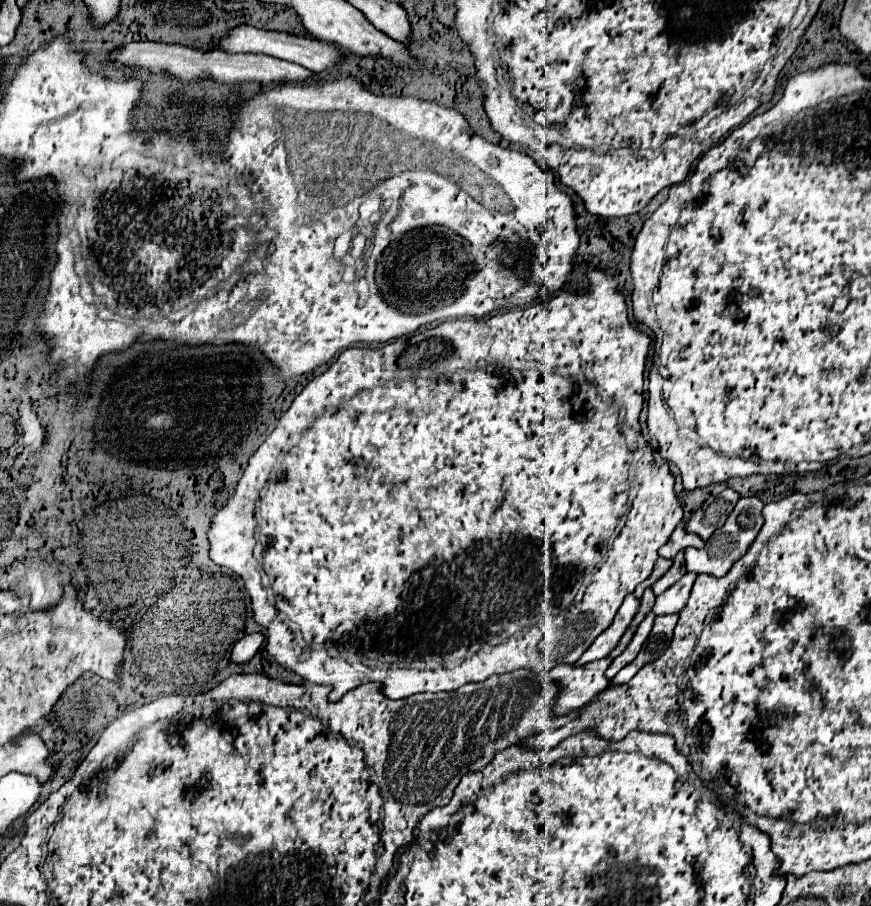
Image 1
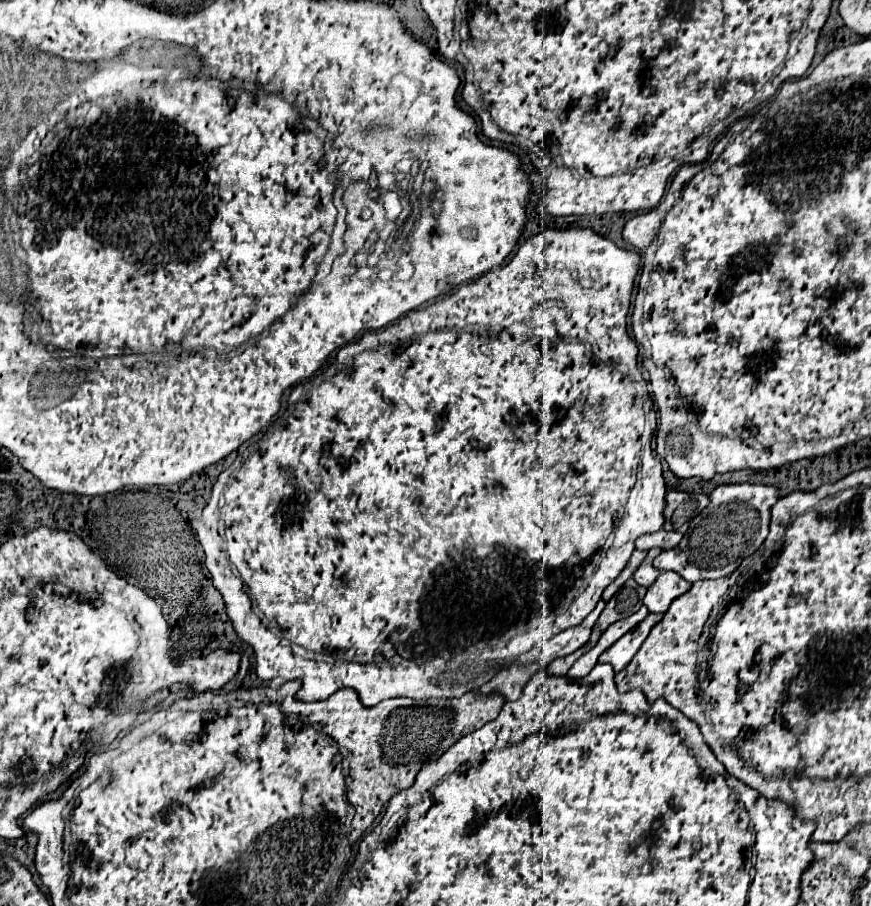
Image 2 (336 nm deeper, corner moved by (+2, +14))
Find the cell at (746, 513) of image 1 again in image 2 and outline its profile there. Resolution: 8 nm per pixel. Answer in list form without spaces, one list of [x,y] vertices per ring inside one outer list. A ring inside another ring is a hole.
[[[723,484],[713,490],[709,500],[709,506],[693,518],[691,530],[685,532],[683,540],[653,560],[655,568],[675,570],[687,582],[715,580],[731,574],[743,558],[763,544],[769,532],[769,510],[779,500],[779,494],[777,488],[763,484]]]

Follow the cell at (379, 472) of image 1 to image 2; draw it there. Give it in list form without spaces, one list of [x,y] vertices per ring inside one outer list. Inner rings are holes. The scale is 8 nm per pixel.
[[[589,228],[543,230],[537,236],[527,238],[519,246],[519,250],[515,252],[515,256],[505,266],[499,266],[499,268],[483,274],[477,282],[471,282],[471,284],[461,286],[455,294],[451,294],[445,300],[439,300],[433,306],[427,306],[425,310],[409,312],[405,318],[401,318],[395,324],[385,326],[379,332],[363,334],[357,342],[351,342],[349,346],[343,346],[343,350],[353,350],[353,354],[349,354],[349,358],[345,358],[345,362],[331,362],[321,372],[321,378],[317,374],[317,376],[313,376],[313,378],[309,378],[309,380],[305,380],[305,382],[301,382],[301,384],[297,384],[293,388],[293,392],[291,392],[291,396],[289,396],[287,406],[283,408],[283,412],[277,414],[277,418],[267,428],[267,432],[263,434],[263,438],[249,448],[251,454],[246,458],[245,452],[243,452],[229,468],[219,475],[213,486],[213,498],[211,498],[211,502],[207,506],[209,510],[203,510],[201,516],[197,516],[197,518],[191,520],[191,526],[195,528],[195,536],[201,542],[203,550],[205,550],[205,556],[207,556],[205,566],[211,572],[213,586],[219,588],[219,592],[223,594],[223,600],[225,600],[225,606],[227,606],[227,614],[229,614],[229,618],[231,618],[237,634],[241,636],[241,640],[247,642],[247,644],[251,644],[253,650],[257,652],[255,654],[255,658],[257,658],[257,676],[261,680],[273,680],[277,676],[281,676],[285,680],[301,678],[303,680],[303,688],[297,694],[297,698],[301,698],[305,702],[325,700],[333,692],[337,692],[339,688],[353,688],[353,690],[357,690],[357,694],[359,694],[359,698],[361,698],[361,702],[365,706],[375,706],[381,700],[395,698],[395,696],[407,696],[407,698],[413,698],[413,700],[455,698],[455,696],[463,696],[465,692],[469,692],[473,688],[483,686],[499,670],[511,666],[523,652],[529,652],[535,644],[553,638],[555,634],[563,632],[569,626],[579,624],[595,608],[595,604],[601,598],[603,590],[625,570],[625,566],[627,566],[627,562],[629,562],[629,558],[631,558],[631,554],[635,550],[635,540],[639,536],[643,536],[643,534],[651,534],[651,532],[661,530],[661,526],[665,524],[663,510],[667,506],[665,504],[667,490],[665,490],[665,482],[661,480],[661,464],[657,462],[657,458],[653,456],[653,452],[645,452],[645,456],[641,458],[641,446],[645,442],[651,442],[653,436],[655,436],[655,430],[657,430],[657,420],[655,420],[655,412],[653,412],[653,400],[647,394],[643,376],[641,378],[637,378],[637,376],[626,376],[619,371],[629,370],[629,374],[637,374],[637,344],[633,340],[629,340],[629,334],[627,334],[627,312],[629,312],[629,304],[631,304],[631,292],[633,292],[633,284],[635,284],[637,270],[639,270],[639,254],[637,252],[623,250],[623,248],[615,246],[611,240],[599,236],[597,232],[593,232]],[[433,330],[439,330],[439,332],[433,332]],[[427,332],[433,332],[433,334],[427,334]],[[469,332],[475,332],[475,334],[469,334]],[[413,334],[417,334],[417,338],[413,338]],[[373,342],[377,342],[377,346],[373,346]],[[593,356],[597,360],[607,360],[607,363],[601,362],[601,366],[599,366],[593,362]],[[613,406],[615,406],[615,412],[613,412]],[[355,408],[359,408],[359,412]],[[617,408],[619,408],[619,412],[617,412]],[[613,414],[615,416],[621,416],[621,420],[607,420],[605,418],[605,416],[613,416]],[[307,416],[311,416],[311,418],[307,420]],[[639,468],[641,468],[641,488],[637,490],[635,502],[628,508],[628,512],[625,513],[625,502],[629,500],[629,492],[631,492],[631,488],[639,480],[639,476],[637,476],[639,474]],[[238,470],[239,472],[237,472]],[[224,490],[225,506],[221,508],[221,518],[227,524],[227,534],[225,534],[227,536],[227,552],[223,552],[223,538],[219,536],[219,498],[221,498]],[[613,536],[617,536],[617,540]],[[227,554],[229,554],[231,562],[235,564],[235,568],[239,570],[241,578],[237,578],[237,574],[235,574],[235,570],[233,570]],[[241,580],[243,580],[245,586],[241,586]],[[245,588],[247,588],[247,592],[245,592]],[[249,596],[255,602],[255,606],[263,612],[263,616],[253,618],[253,604],[249,604]],[[537,598],[545,598],[545,600],[537,600]]]

